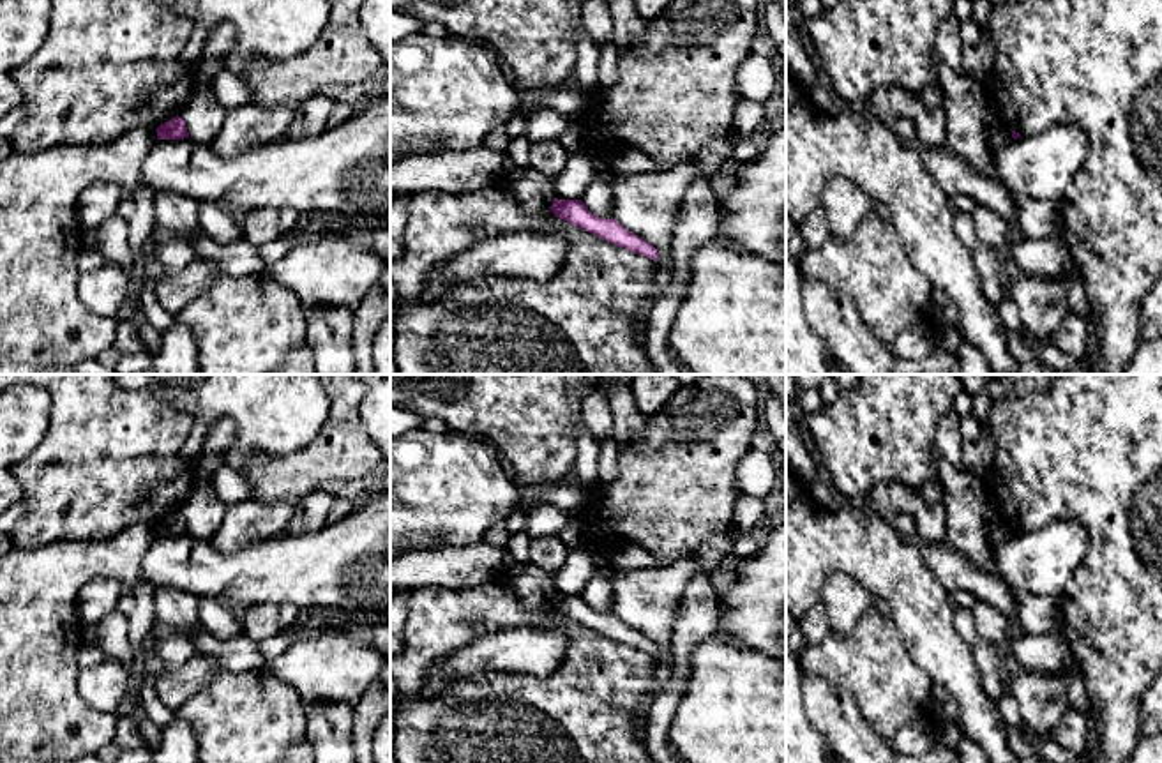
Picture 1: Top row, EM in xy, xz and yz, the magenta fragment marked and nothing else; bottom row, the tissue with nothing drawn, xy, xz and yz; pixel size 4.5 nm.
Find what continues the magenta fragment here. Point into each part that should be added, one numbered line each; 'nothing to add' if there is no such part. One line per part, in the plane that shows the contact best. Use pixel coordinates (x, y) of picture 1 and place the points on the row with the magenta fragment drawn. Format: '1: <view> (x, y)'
nothing to add

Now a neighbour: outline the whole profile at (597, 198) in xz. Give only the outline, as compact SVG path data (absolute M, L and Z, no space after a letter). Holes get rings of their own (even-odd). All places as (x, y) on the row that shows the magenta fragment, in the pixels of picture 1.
M599 168L595 178L590 182L581 200L593 215L602 219L615 219L611 193L613 182L615 178L609 177L602 168Z

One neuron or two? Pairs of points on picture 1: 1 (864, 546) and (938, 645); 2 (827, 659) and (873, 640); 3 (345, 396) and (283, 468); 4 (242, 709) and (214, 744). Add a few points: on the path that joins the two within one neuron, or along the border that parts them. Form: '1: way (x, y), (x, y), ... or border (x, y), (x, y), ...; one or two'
1: way (889, 571), (915, 599), (924, 620); one
2: way (837, 659), (853, 659), (862, 650); one
3: way (343, 421), (343, 433), (308, 468); one
4: way (241, 717), (223, 735); one

